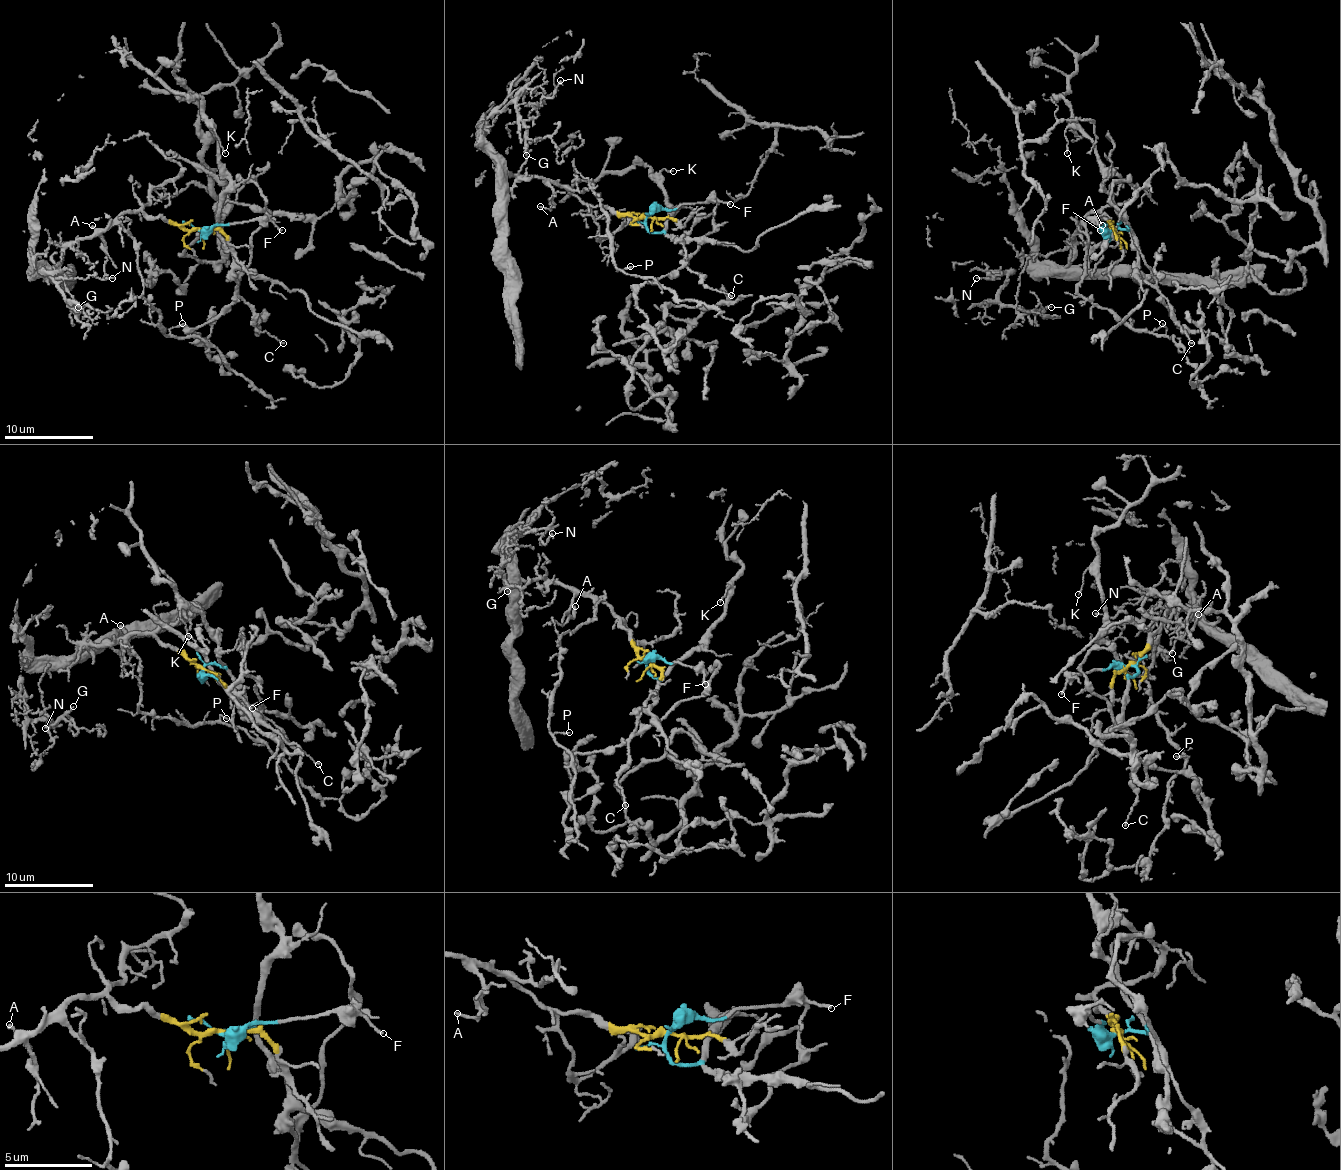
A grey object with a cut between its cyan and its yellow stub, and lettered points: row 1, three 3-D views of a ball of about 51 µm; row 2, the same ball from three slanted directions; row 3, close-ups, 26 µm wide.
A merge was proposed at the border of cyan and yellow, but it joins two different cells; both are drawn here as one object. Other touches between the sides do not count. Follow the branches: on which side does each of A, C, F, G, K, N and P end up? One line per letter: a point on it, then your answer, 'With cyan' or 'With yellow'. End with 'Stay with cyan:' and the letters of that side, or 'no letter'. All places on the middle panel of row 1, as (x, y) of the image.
A: Place: (540, 206). With yellow
C: Place: (731, 295). With cyan
F: Place: (730, 204). With cyan
G: Place: (526, 155). With yellow
K: Place: (673, 171). With cyan
N: Place: (560, 80). With yellow
P: Place: (630, 266). With yellow
Stay with cyan: C, F, K

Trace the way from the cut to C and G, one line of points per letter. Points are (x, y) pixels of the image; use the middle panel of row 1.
C: (647, 216), (647, 227), (680, 240), (684, 263), (700, 276), (700, 280), (731, 296)
G: (647, 216), (589, 207), (553, 182), (511, 176), (484, 140), (482, 124), (513, 102), (524, 124), (526, 155)

